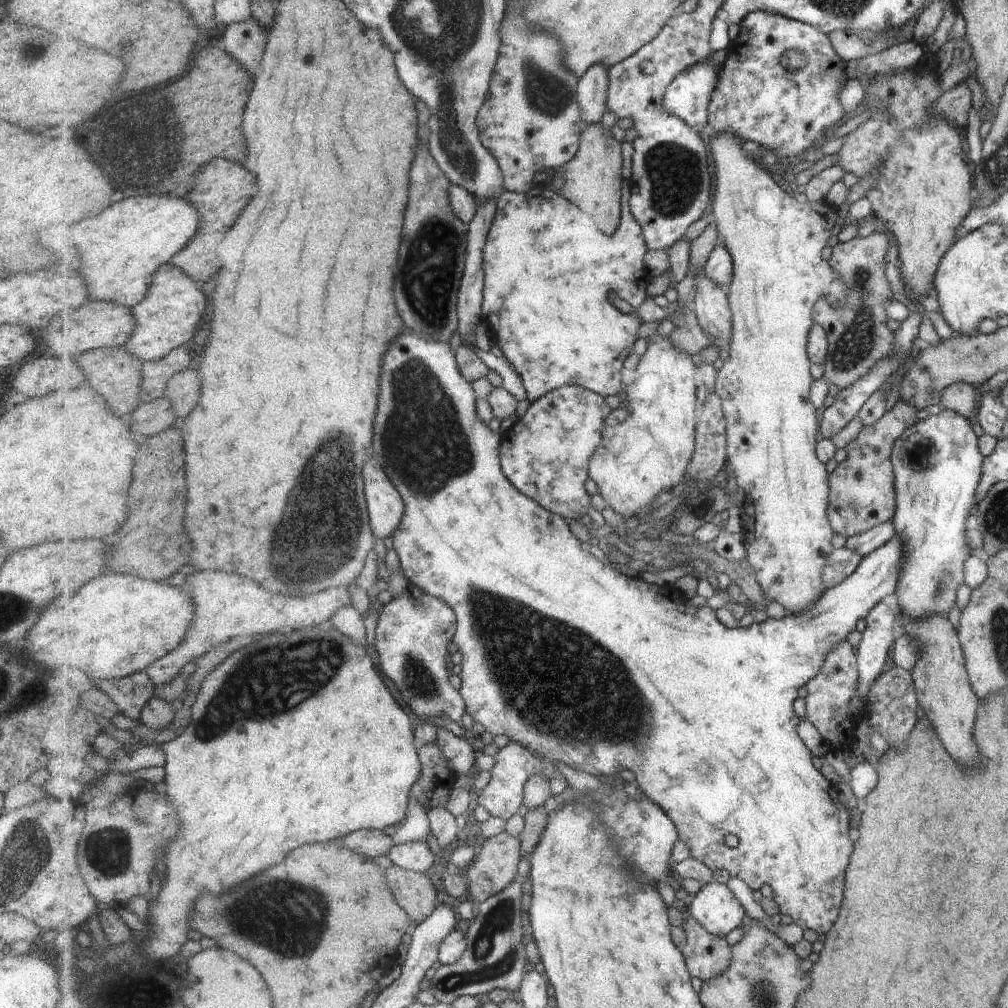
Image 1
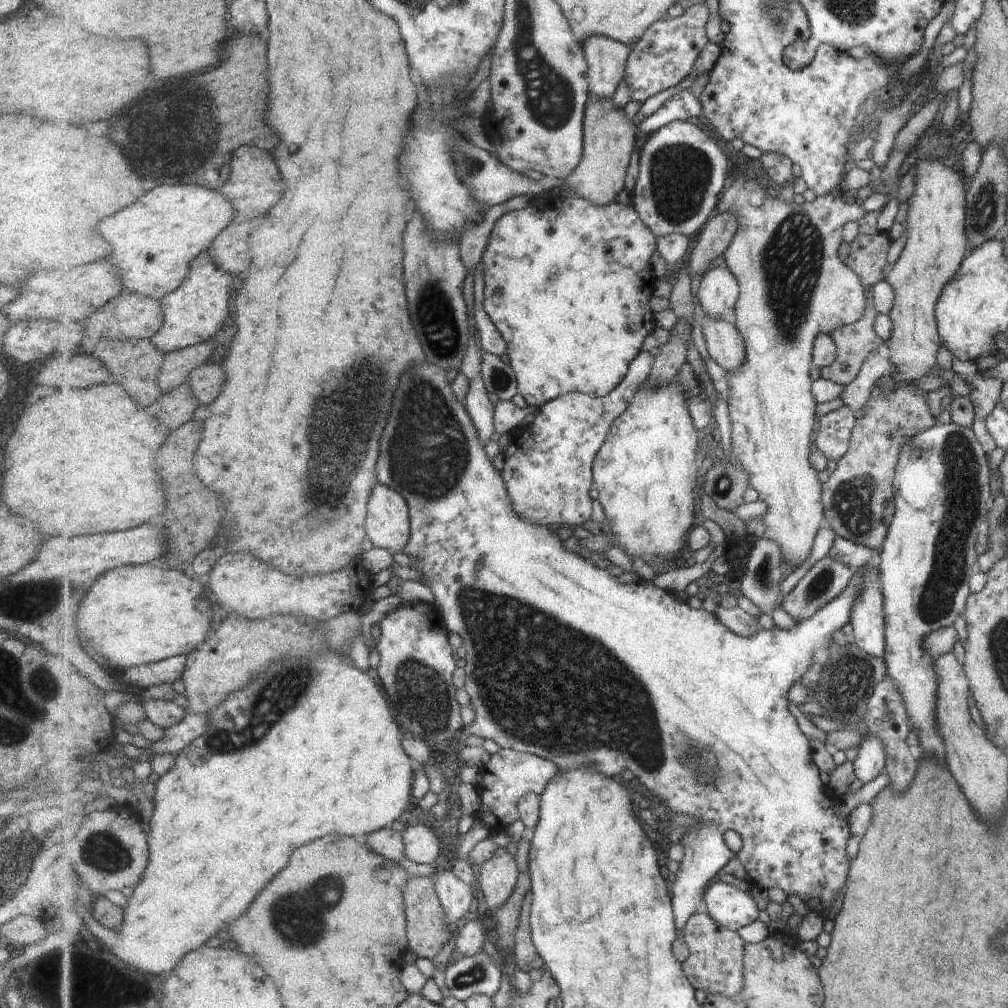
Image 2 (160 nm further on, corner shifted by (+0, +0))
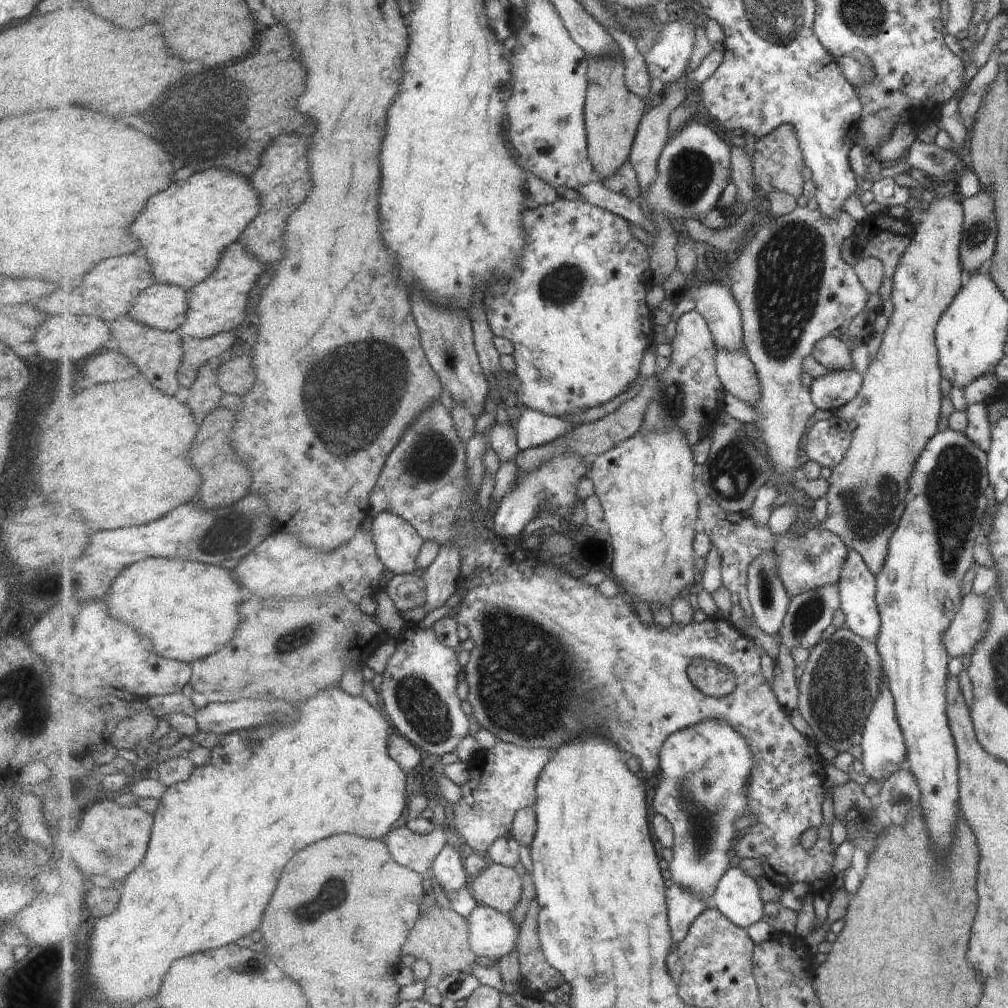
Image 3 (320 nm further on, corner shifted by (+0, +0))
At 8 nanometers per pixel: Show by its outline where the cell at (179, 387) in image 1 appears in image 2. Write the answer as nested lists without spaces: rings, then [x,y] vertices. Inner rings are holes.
[[[209,364],[198,366],[188,378],[194,390],[194,396],[201,400],[201,404],[213,404],[227,384],[227,374],[223,366]]]

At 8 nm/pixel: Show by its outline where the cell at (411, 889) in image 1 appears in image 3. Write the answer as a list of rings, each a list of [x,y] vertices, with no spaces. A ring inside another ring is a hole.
[[[434,904],[434,907],[424,915],[419,917],[417,924],[410,932],[410,936],[407,939],[406,946],[403,947],[403,956],[410,954],[414,958],[424,959],[431,966],[431,973],[427,978],[426,986],[434,986],[437,988],[438,984],[445,980],[449,975],[453,973],[471,973],[471,966],[473,964],[481,964],[480,958],[475,954],[475,951],[470,945],[470,928],[467,919],[459,915],[455,910],[442,910],[439,906]]]

